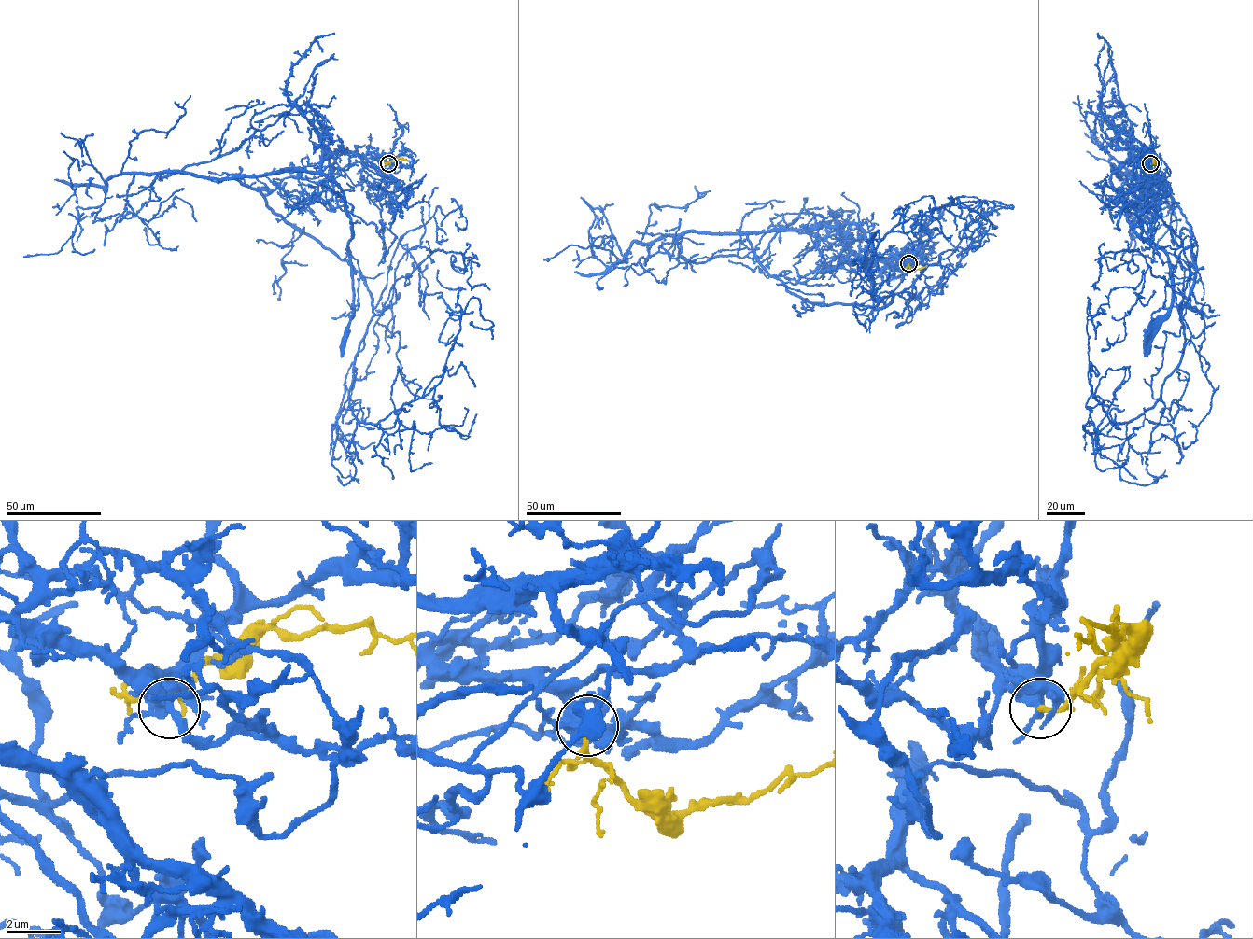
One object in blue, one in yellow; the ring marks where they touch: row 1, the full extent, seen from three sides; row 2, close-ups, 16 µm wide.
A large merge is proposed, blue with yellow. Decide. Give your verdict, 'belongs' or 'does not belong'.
does not belong

